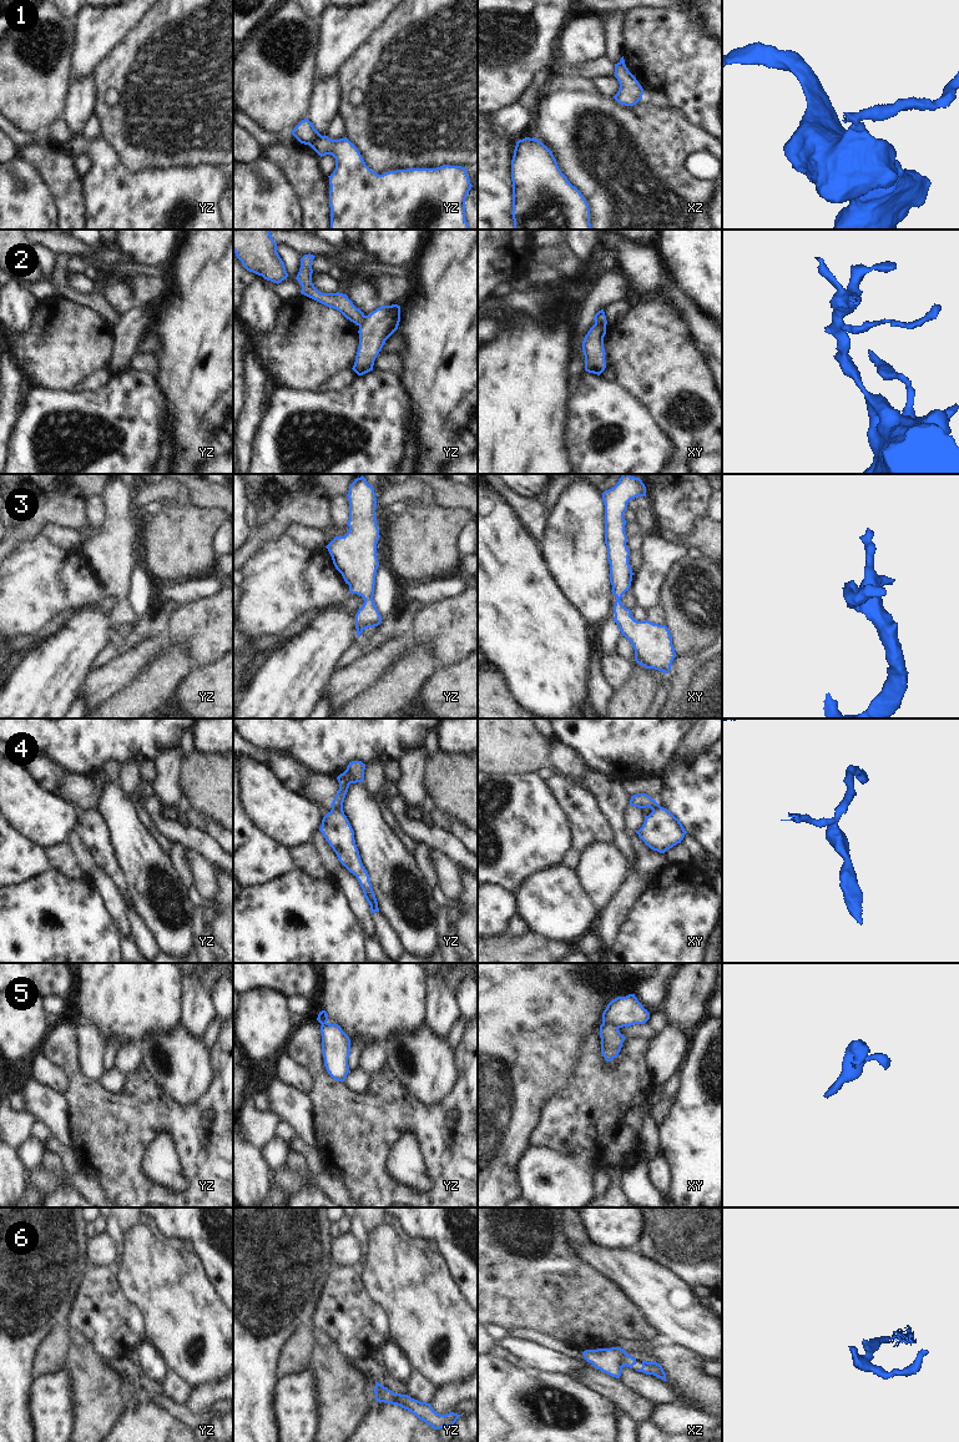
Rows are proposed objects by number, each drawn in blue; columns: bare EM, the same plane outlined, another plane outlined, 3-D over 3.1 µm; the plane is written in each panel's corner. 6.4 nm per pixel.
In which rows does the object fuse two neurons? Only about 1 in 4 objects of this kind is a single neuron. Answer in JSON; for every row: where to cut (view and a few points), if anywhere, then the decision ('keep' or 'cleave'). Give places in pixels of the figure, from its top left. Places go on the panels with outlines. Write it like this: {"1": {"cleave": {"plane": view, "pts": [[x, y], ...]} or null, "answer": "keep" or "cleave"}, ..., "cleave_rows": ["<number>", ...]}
{"1": {"cleave": {"plane": "yz", "pts": [[321, 135], [309, 145]]}, "answer": "cleave"}, "2": {"cleave": {"plane": "xy", "pts": [[595, 323], [605, 324]]}, "answer": "cleave"}, "3": {"cleave": null, "answer": "keep"}, "4": {"cleave": {"plane": "yz", "pts": [[332, 807], [342, 808]]}, "answer": "cleave"}, "5": {"cleave": {"plane": "xy", "pts": [[602, 1022], [617, 1028]]}, "answer": "cleave"}, "6": {"cleave": {"plane": "xz", "pts": [[625, 1352], [624, 1365]]}, "answer": "cleave"}, "cleave_rows": ["1", "2", "4", "5", "6"]}

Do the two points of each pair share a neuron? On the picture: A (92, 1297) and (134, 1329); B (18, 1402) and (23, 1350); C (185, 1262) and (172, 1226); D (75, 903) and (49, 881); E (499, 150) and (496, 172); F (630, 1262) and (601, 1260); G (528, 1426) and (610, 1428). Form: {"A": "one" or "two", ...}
{"A": "one", "B": "one", "C": "two", "D": "one", "E": "one", "F": "one", "G": "one"}

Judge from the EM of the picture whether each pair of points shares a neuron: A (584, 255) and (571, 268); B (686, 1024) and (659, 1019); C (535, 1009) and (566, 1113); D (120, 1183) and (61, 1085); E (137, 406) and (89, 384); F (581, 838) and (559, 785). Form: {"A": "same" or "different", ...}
{"A": "different", "B": "different", "C": "different", "D": "different", "E": "different", "F": "same"}

